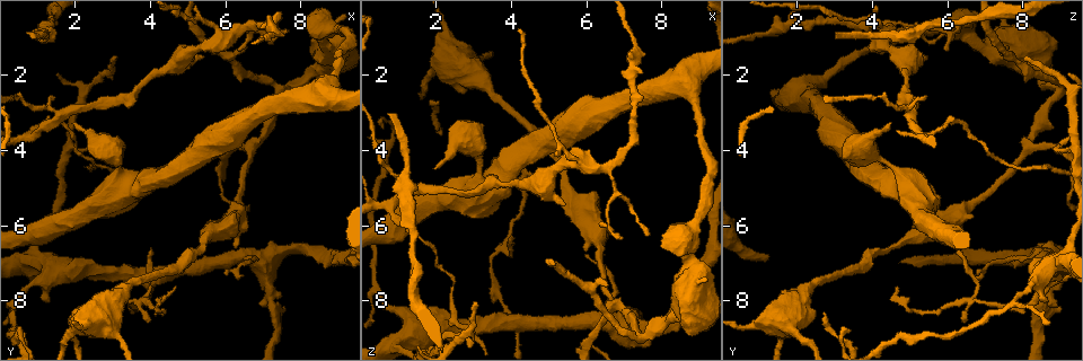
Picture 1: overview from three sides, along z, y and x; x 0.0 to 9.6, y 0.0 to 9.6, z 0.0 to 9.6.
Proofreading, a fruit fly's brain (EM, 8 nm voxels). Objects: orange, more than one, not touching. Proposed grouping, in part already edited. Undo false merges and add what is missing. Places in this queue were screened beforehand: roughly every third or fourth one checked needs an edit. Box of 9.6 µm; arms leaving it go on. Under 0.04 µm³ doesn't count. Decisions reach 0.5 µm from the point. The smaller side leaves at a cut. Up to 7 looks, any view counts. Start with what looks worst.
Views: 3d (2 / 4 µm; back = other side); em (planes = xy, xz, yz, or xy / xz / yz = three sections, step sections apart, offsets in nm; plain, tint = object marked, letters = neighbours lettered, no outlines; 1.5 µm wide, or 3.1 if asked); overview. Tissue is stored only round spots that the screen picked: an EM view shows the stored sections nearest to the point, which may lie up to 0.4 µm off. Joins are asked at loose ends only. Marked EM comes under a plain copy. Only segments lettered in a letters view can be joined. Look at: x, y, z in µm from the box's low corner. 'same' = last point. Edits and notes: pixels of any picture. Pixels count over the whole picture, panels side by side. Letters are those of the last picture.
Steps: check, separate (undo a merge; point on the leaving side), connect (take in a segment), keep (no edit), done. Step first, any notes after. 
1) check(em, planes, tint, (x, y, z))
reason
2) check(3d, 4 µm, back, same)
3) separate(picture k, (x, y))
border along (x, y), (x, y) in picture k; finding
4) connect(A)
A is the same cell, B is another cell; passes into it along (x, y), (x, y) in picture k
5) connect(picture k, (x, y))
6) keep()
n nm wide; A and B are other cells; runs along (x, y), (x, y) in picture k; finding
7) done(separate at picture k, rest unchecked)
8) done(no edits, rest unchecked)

check(3d, 2 µm, (0.75, 0.90, 3.10))
an open end

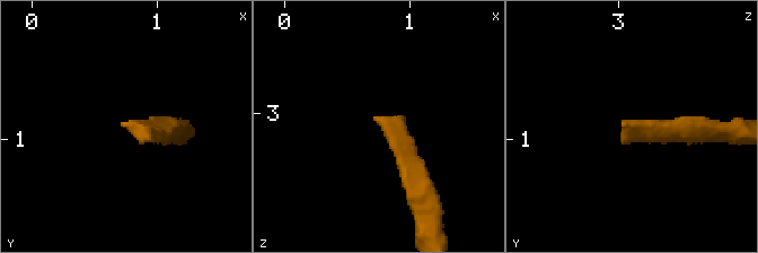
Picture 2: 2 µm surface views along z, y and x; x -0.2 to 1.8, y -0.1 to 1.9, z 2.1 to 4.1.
check(em, yz, step 8, tint, (0.70, 0.90, 3.04))

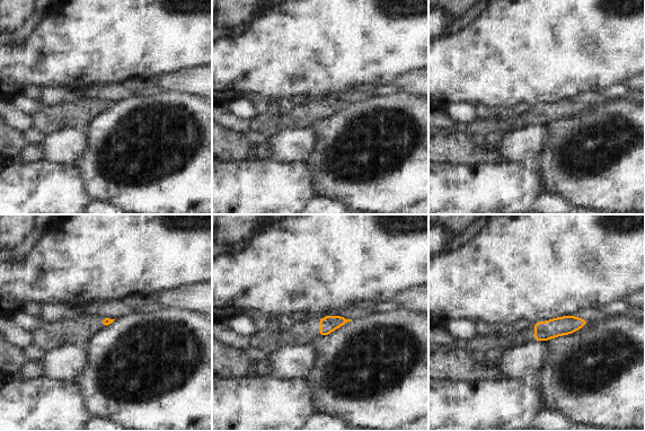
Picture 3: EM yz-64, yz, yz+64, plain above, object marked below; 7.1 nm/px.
check(em, planes, letters, same)
cut it another way

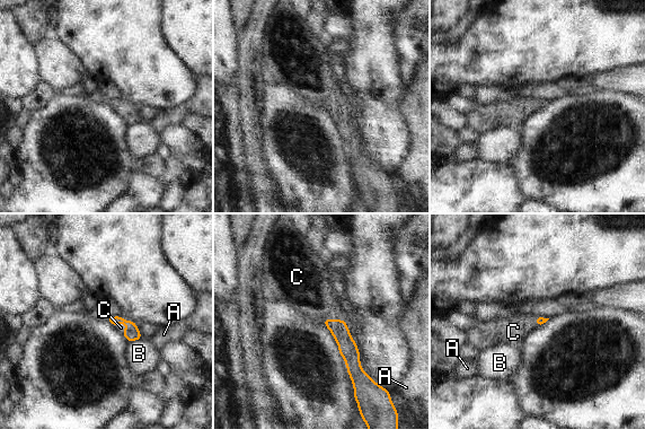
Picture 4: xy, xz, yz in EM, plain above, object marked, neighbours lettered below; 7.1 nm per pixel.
connect(C)
C is the same cell, A and B are other cells; the cell continues

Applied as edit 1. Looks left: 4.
check(3d, 2 µm, (4.00, 6.60, 6.30))
thin end

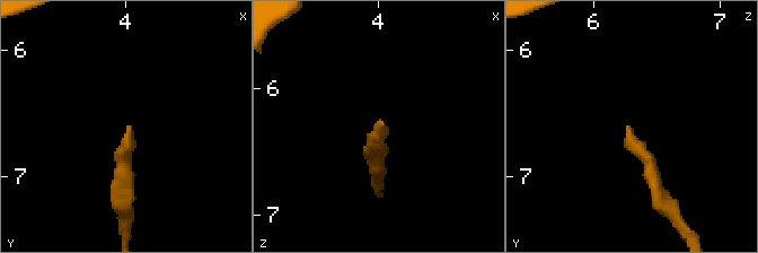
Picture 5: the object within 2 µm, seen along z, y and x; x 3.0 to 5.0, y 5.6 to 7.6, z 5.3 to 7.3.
check(em, planes, letters, (4.00, 6.58, 6.26))

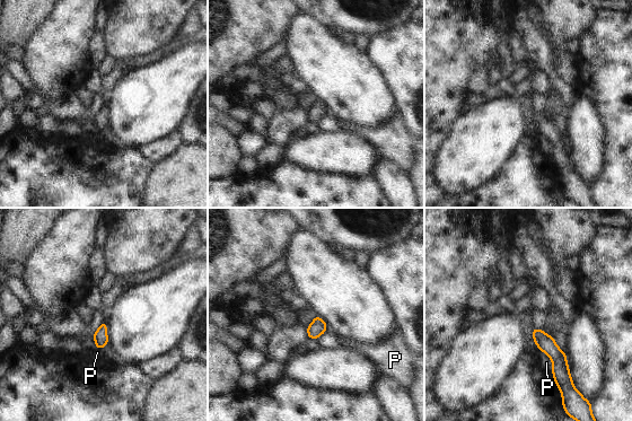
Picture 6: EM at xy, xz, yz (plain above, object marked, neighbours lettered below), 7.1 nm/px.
keep()
P touches over 200 nm; P is another cell; border along (537, 348), (551, 360), (552, 371) in picture 6; no lettered segment goes on from it

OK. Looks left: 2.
done(connect at picture 4, rest unchecked)

